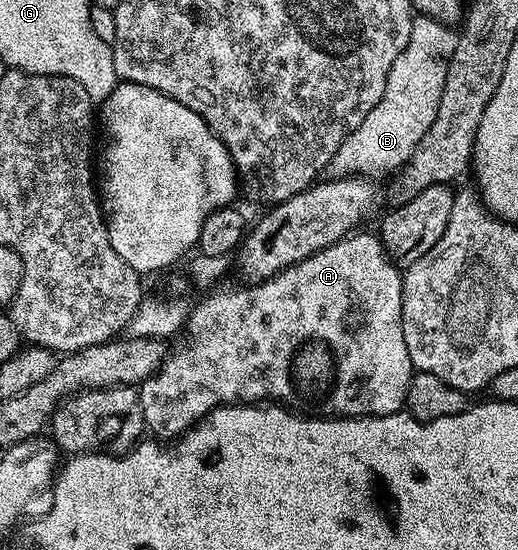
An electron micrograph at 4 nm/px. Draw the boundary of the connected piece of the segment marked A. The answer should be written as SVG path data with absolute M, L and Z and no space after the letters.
M353 233L339 239L334 245L306 257L293 267L279 271L274 277L265 279L263 283L232 287L229 291L213 290L200 304L191 308L186 332L188 331L188 347L180 347L165 358L164 366L156 374L139 384L140 412L144 418L145 428L153 431L160 441L172 441L195 427L205 419L215 407L226 407L229 403L255 403L257 405L283 405L289 409L313 407L313 412L324 417L355 417L358 415L395 415L405 410L406 389L410 389L410 381L414 368L410 361L410 353L406 349L406 337L402 337L402 289L404 276L401 268L384 254L384 247L375 234L360 235Z

